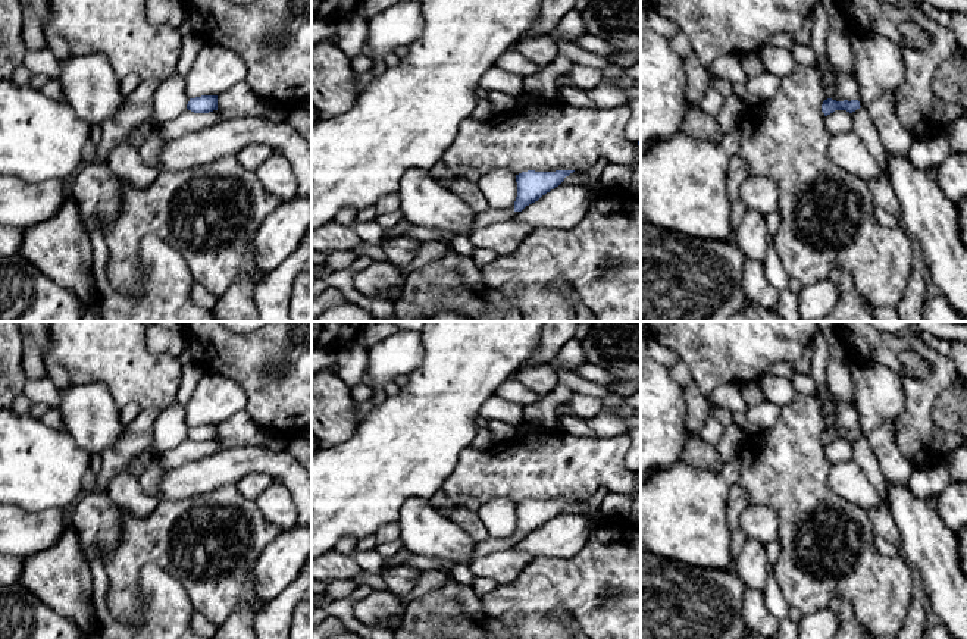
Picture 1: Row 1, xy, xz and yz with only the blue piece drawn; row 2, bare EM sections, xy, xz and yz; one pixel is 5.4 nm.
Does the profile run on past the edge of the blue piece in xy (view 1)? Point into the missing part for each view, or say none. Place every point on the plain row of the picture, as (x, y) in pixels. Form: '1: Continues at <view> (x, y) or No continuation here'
1: No continuation here

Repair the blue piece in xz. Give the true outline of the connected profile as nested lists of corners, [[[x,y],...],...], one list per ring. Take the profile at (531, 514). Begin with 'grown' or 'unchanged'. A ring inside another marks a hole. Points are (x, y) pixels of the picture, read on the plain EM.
unchanged | [[[528,499],[516,504],[517,526],[514,530],[514,541],[522,541],[526,535],[538,530],[542,524],[558,516],[564,507],[573,501],[575,499]]]

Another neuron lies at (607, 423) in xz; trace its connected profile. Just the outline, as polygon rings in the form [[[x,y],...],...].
[[[603,408],[595,419],[585,420],[585,423],[597,436],[616,436],[628,430],[626,420],[608,408]]]

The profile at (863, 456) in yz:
[[[860,436],[851,442],[852,461],[855,461],[867,474],[882,499],[886,502],[888,480],[866,438]]]

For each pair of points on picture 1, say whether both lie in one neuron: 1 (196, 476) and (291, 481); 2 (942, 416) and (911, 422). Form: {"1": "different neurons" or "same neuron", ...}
{"1": "same neuron", "2": "different neurons"}

